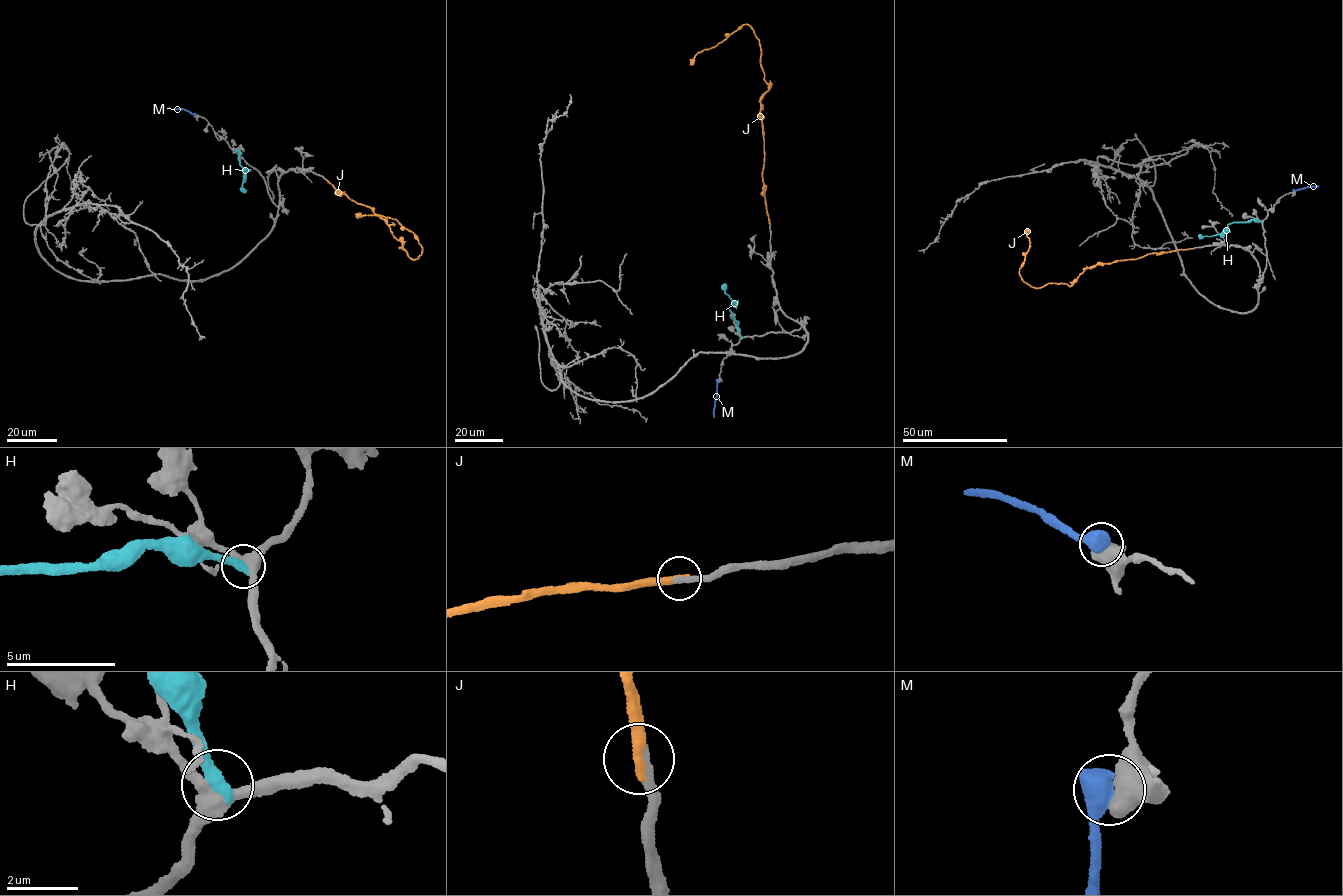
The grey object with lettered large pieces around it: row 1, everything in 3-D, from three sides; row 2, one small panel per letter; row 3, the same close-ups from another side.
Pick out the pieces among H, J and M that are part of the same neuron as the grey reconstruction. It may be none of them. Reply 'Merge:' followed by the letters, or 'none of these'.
Merge: J

